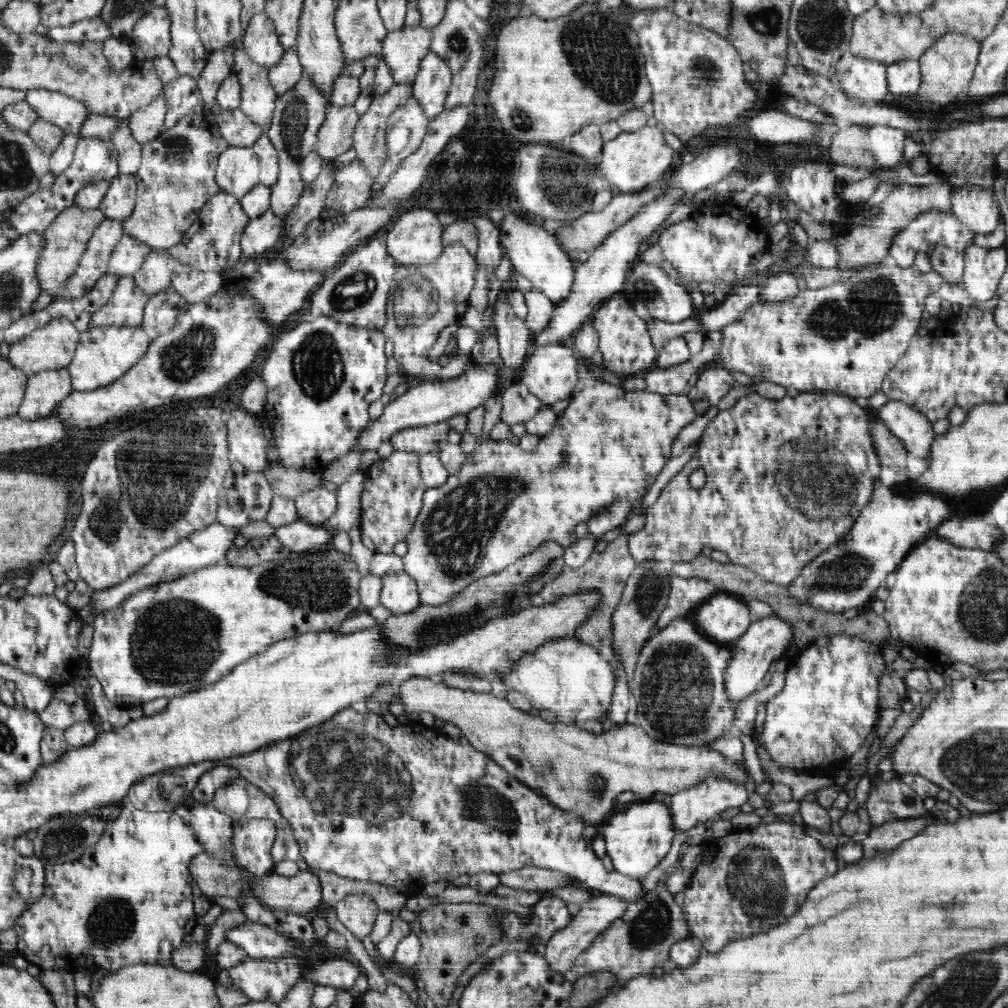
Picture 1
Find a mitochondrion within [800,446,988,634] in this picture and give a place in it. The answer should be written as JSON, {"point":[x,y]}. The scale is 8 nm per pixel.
{"point":[847,572]}

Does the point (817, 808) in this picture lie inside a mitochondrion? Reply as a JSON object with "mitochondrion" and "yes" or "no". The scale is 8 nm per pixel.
{"mitochondrion":"no"}

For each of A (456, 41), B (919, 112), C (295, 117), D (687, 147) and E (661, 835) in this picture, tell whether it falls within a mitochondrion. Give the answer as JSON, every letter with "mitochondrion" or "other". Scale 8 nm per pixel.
{"A":"mitochondrion","B":"other","C":"mitochondrion","D":"other","E":"other"}

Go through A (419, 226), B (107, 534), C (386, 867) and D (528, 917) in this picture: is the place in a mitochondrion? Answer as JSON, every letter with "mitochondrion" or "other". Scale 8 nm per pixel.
{"A":"other","B":"mitochondrion","C":"other","D":"other"}

